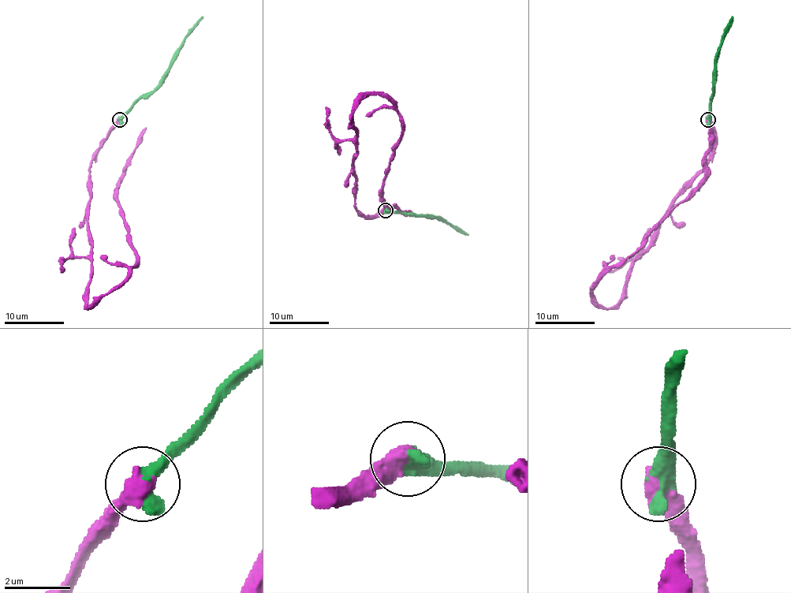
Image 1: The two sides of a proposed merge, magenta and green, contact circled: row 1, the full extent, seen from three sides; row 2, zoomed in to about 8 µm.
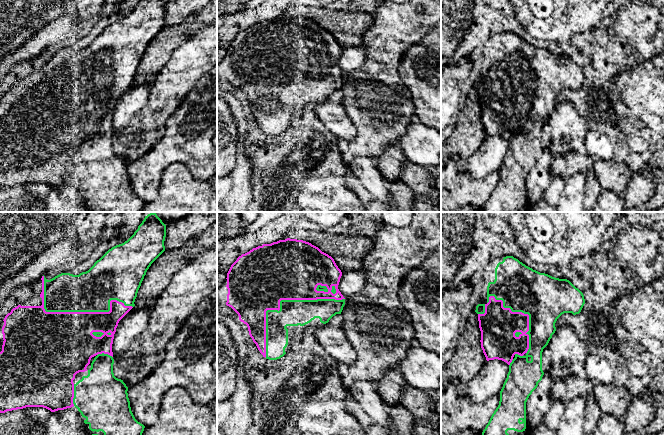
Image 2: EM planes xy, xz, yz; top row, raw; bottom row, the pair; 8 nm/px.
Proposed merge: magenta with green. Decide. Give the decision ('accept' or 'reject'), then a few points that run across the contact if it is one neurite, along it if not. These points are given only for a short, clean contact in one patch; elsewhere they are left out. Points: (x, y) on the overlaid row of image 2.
accept

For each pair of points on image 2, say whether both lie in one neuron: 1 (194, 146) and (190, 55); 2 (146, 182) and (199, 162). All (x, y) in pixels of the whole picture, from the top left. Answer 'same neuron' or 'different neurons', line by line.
1: different neurons
2: same neuron

